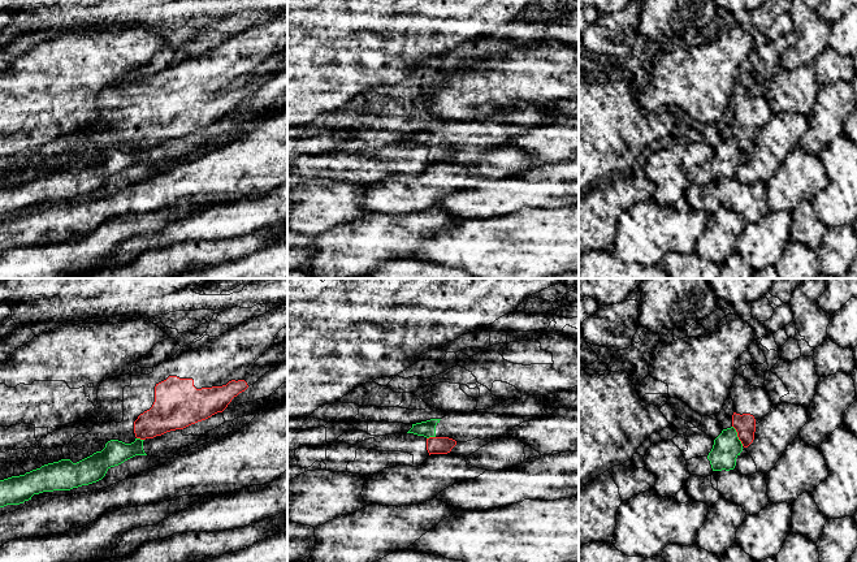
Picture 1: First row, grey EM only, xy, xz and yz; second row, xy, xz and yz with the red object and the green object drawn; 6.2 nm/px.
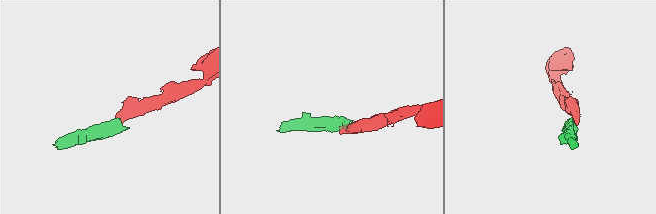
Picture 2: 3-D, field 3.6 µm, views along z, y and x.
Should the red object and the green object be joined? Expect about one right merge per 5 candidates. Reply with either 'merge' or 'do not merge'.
do not merge

